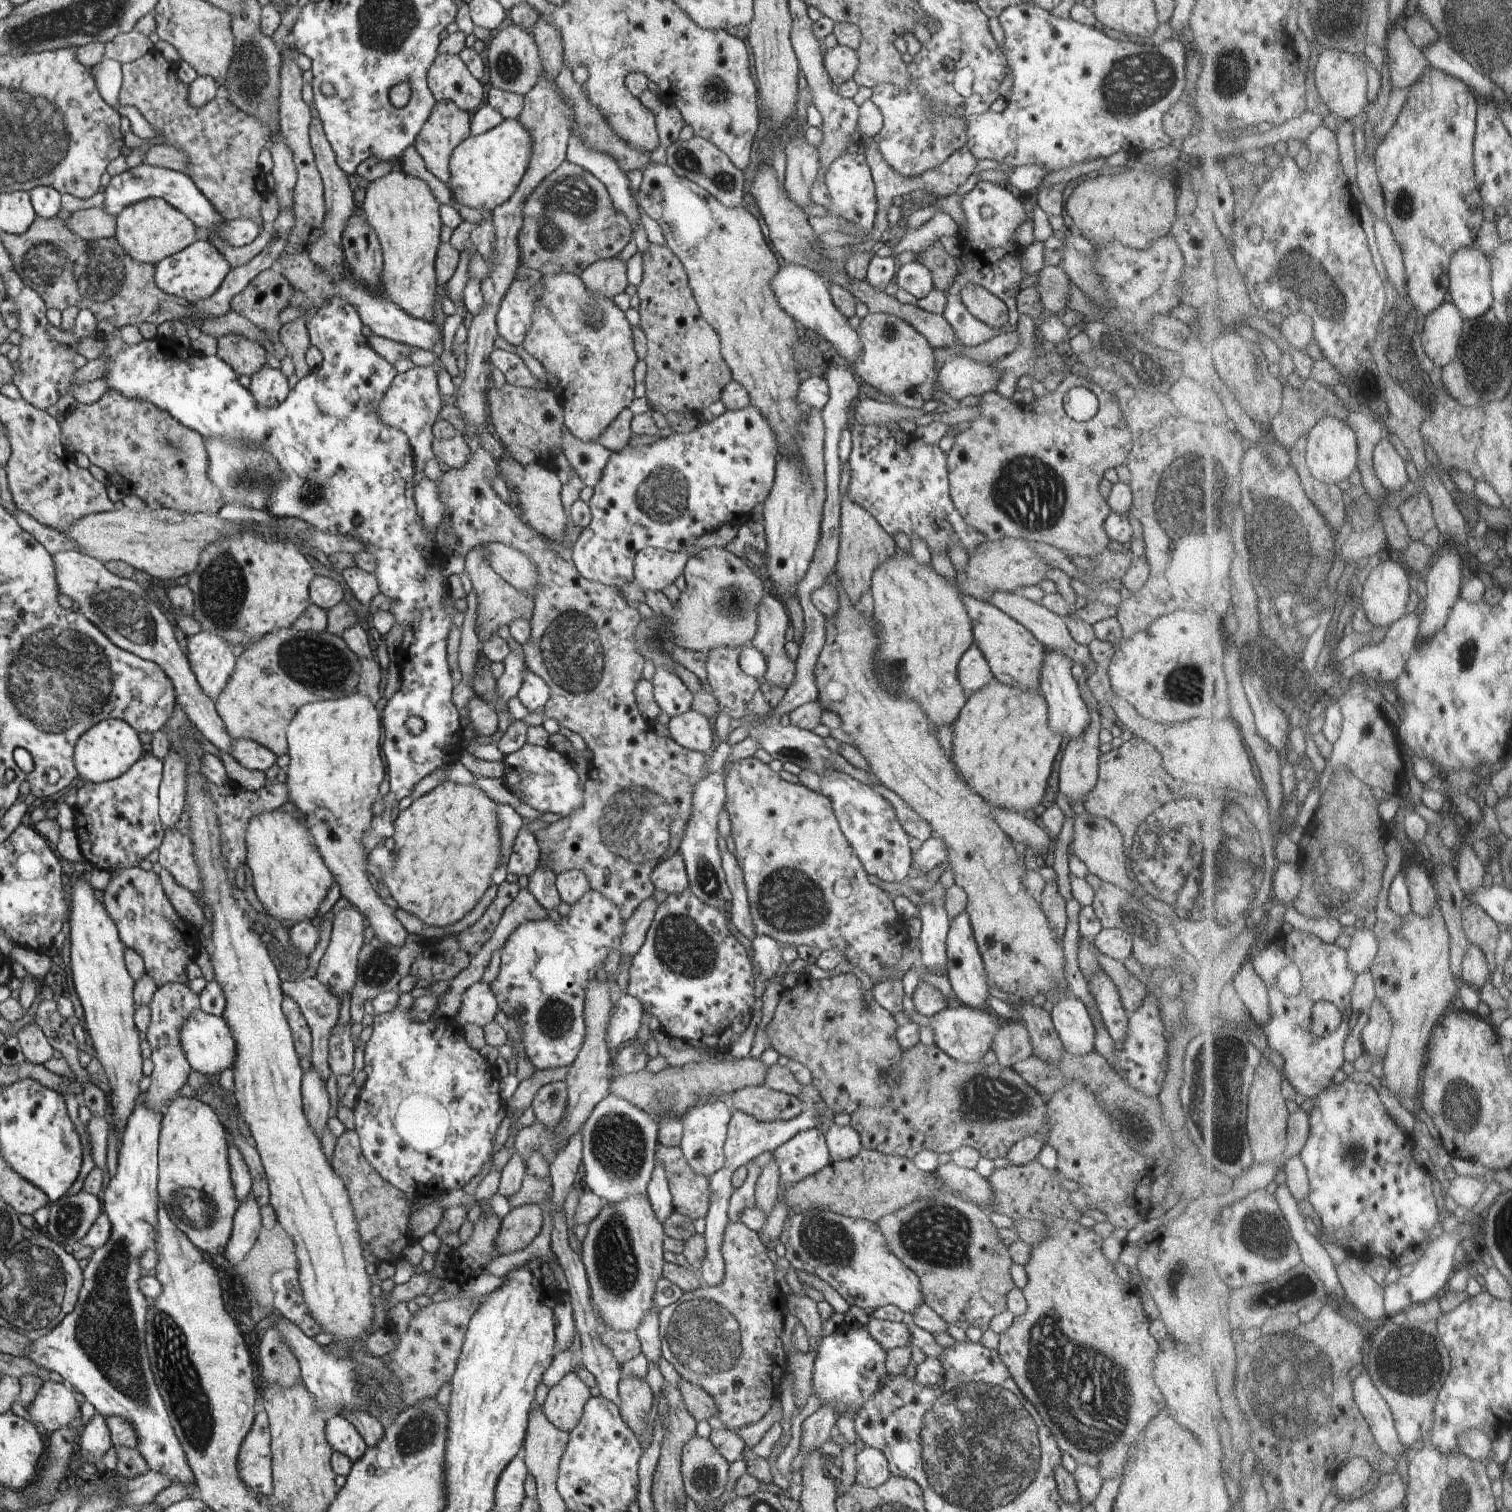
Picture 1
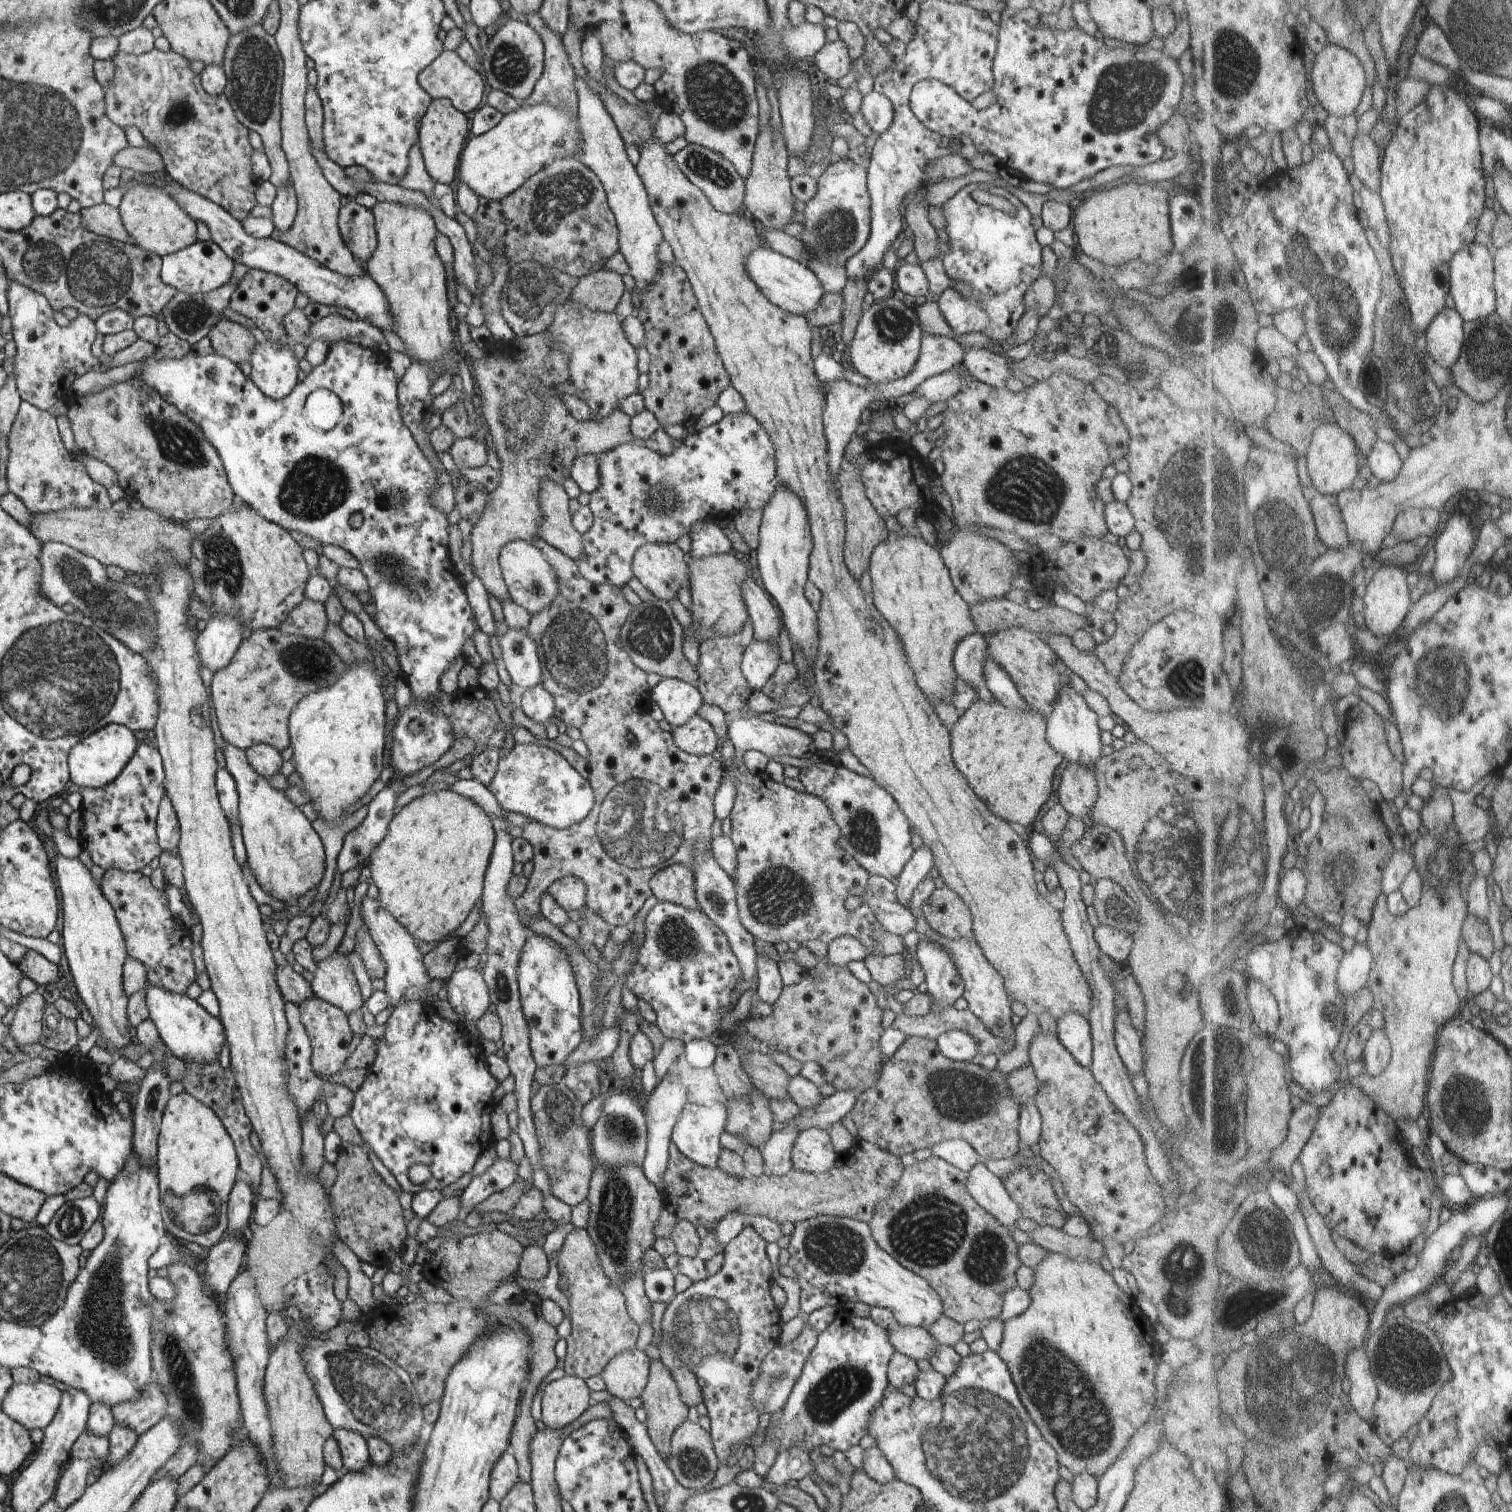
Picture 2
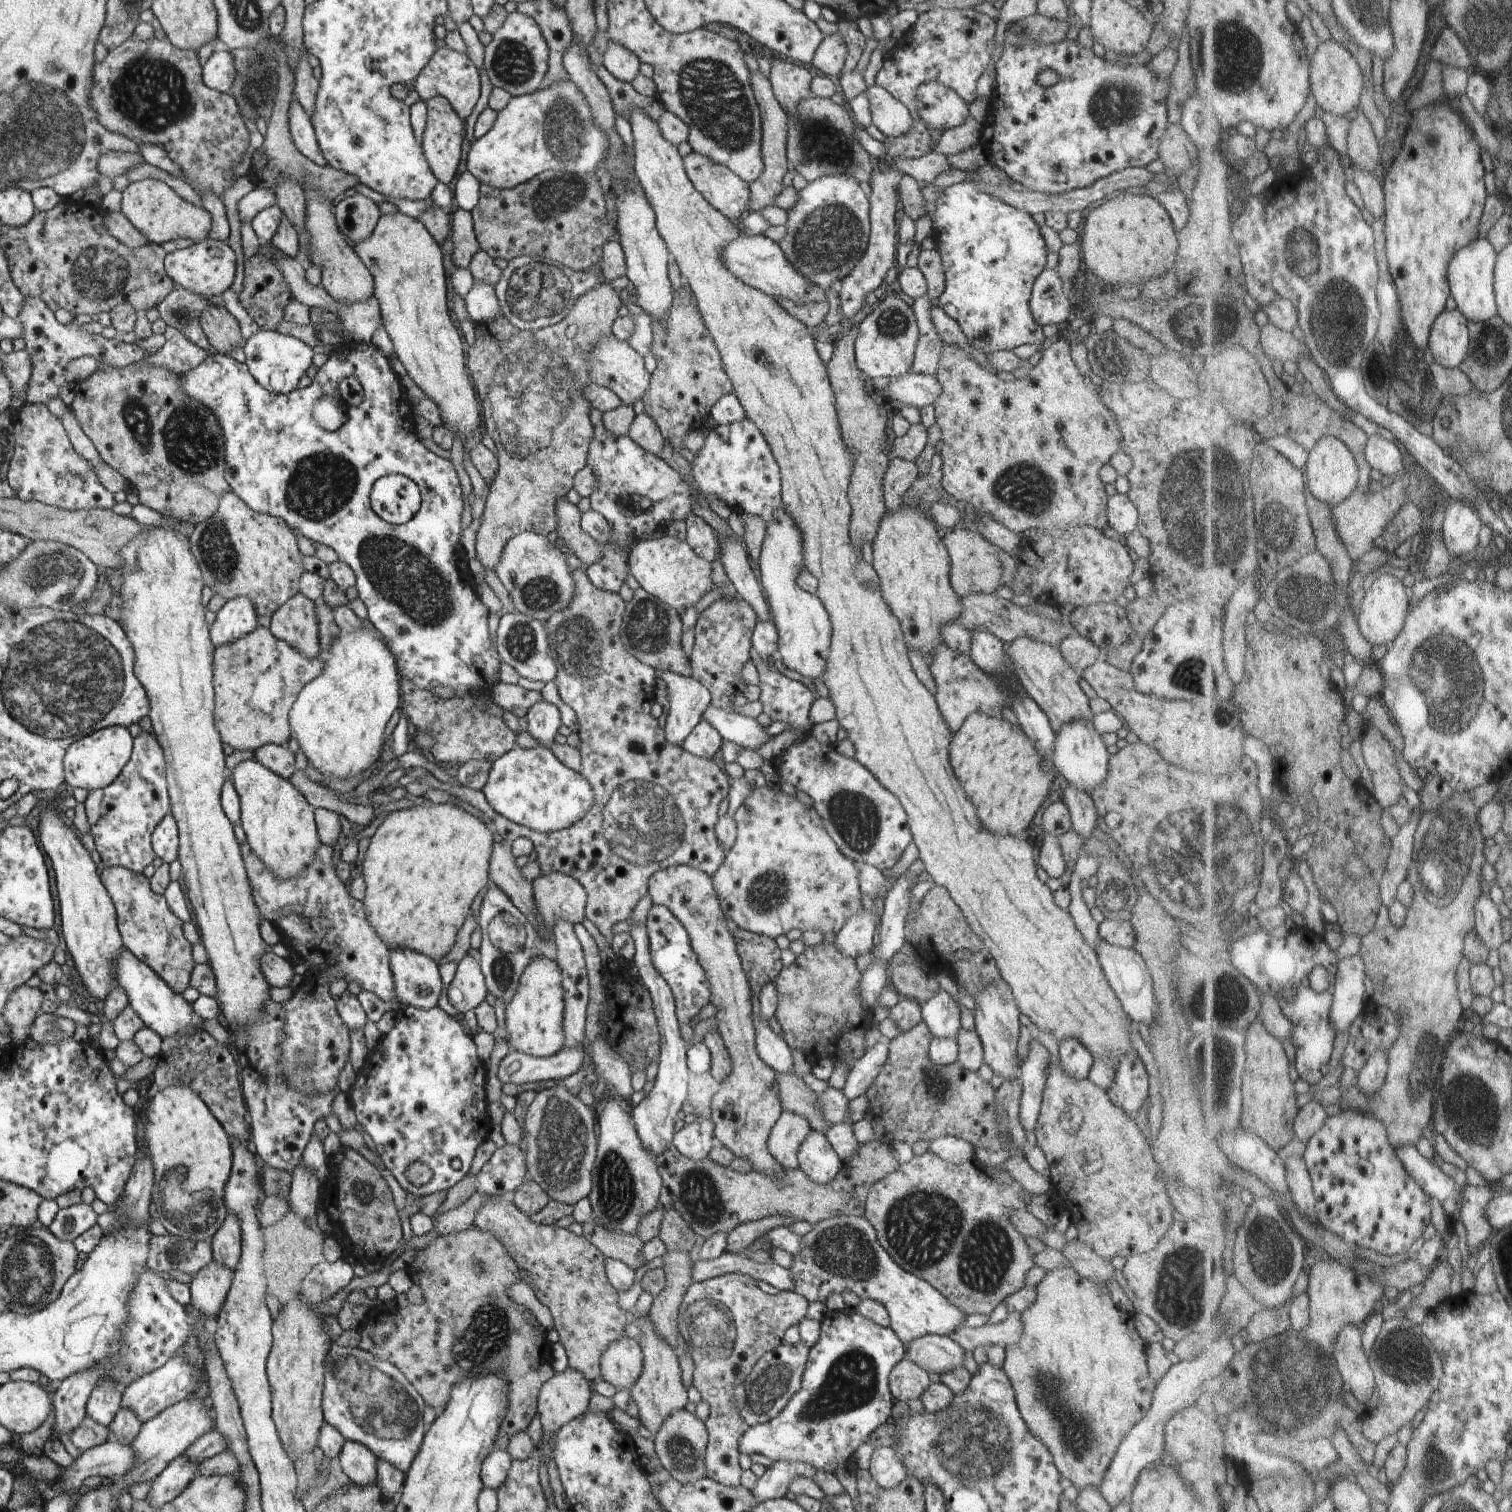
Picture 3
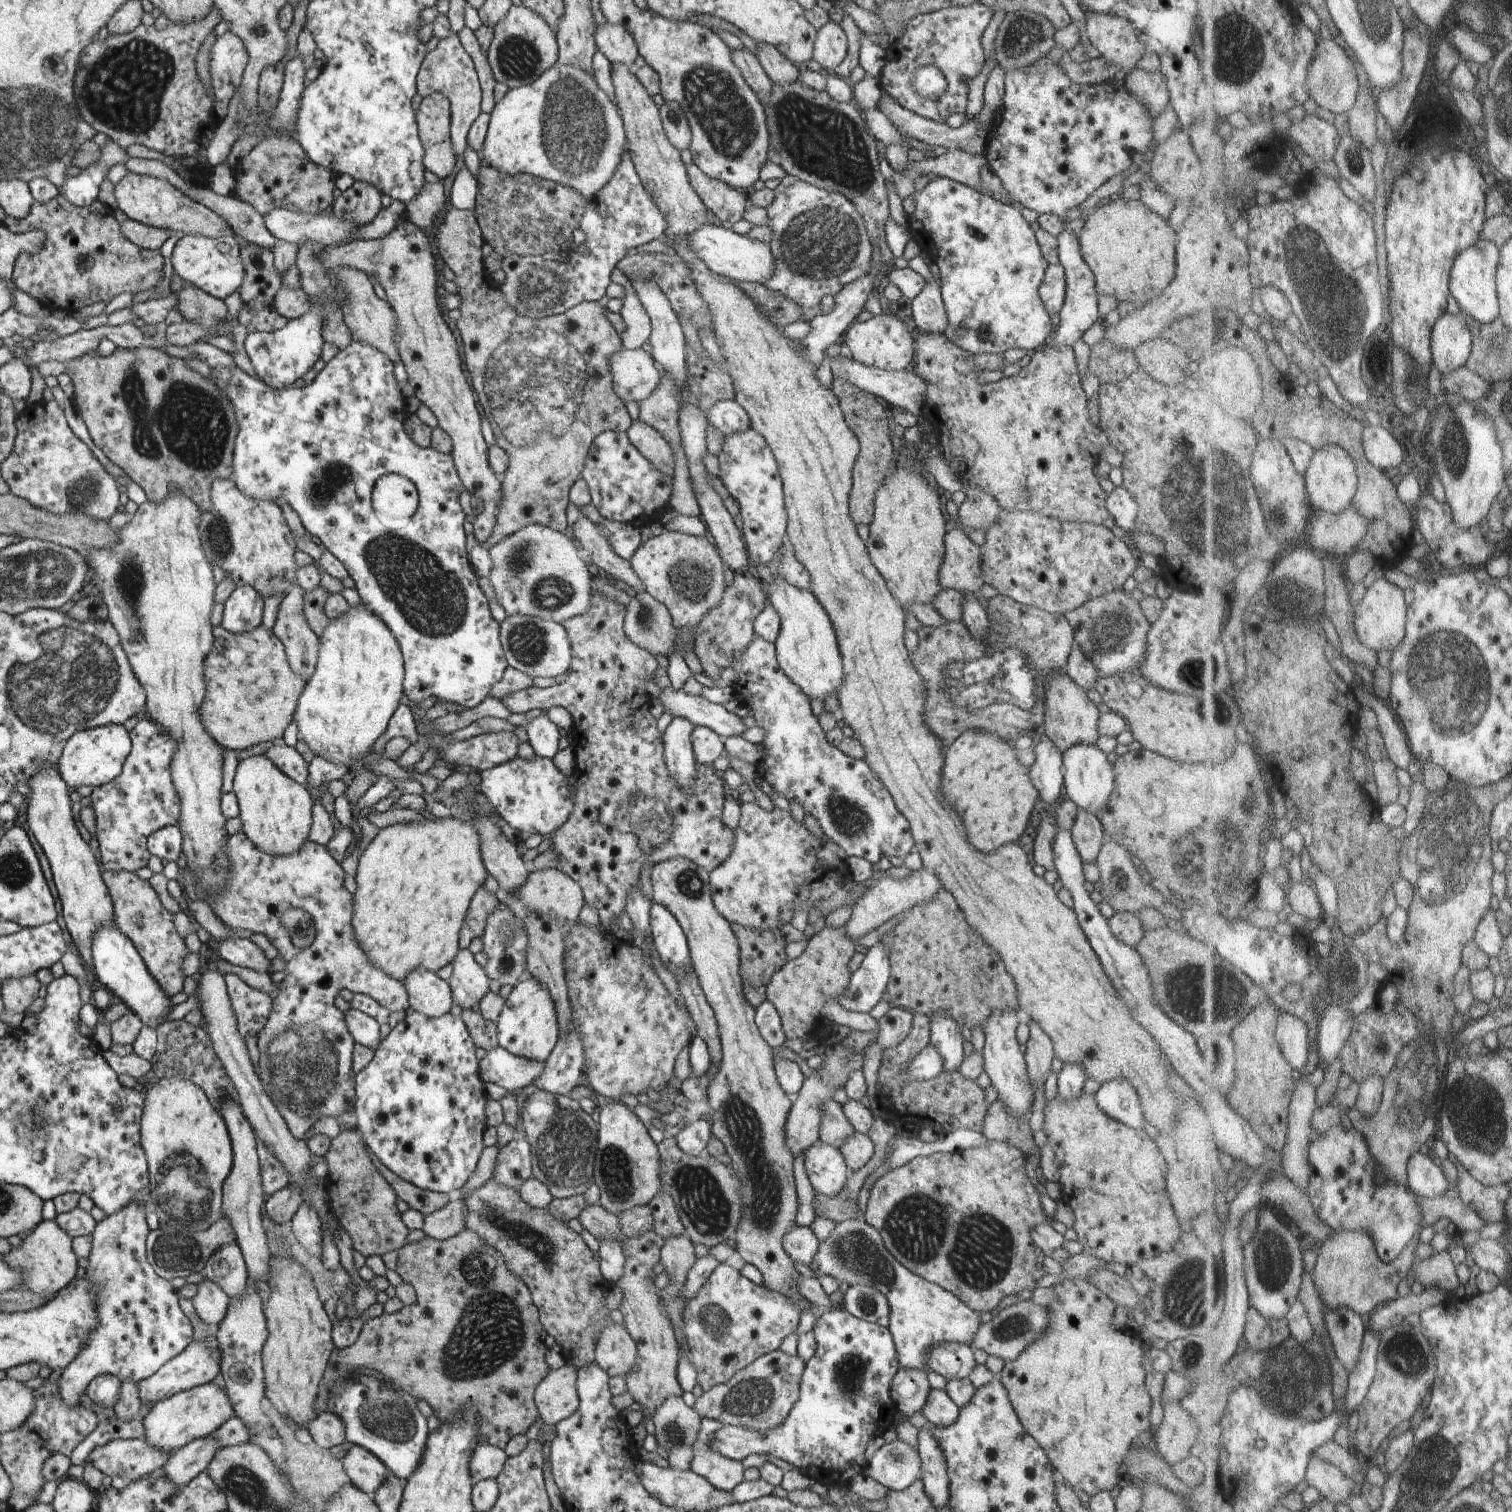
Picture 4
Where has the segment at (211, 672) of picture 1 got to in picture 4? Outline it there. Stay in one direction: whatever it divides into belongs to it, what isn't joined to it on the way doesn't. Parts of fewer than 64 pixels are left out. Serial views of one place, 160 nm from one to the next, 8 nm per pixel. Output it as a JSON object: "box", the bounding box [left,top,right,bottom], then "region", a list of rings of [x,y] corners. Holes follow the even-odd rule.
{"box":[220,586,264,632],"region":[[[251,586],[236,587],[223,605],[220,625],[228,632],[250,632],[263,622],[264,599]]]}

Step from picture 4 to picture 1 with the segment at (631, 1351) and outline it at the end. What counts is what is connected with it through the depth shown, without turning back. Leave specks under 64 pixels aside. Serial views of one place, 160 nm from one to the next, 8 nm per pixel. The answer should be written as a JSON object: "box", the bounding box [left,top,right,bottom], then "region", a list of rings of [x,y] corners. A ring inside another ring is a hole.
{"box":[618,1377,652,1438],"region":[[[624,1377],[618,1385],[619,1402],[618,1407],[622,1418],[632,1429],[632,1432],[640,1438],[648,1422],[646,1416],[652,1408],[652,1391],[646,1381],[636,1377]]]}

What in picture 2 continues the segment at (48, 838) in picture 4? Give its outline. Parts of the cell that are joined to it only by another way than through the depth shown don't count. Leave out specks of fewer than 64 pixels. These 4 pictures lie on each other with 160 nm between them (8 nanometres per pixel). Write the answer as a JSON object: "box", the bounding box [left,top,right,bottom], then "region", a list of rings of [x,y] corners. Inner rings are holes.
{"box":[55,853,132,1058],"region":[[[60,853],[55,857],[58,886],[62,891],[62,946],[64,956],[82,1002],[94,1018],[95,1027],[107,1043],[107,1052],[120,1058],[115,1051],[130,1046],[132,1036],[128,1034],[129,996],[124,985],[124,964],[128,958],[124,933],[116,910],[105,896],[102,896],[94,877],[88,874],[78,857],[65,858]]]}

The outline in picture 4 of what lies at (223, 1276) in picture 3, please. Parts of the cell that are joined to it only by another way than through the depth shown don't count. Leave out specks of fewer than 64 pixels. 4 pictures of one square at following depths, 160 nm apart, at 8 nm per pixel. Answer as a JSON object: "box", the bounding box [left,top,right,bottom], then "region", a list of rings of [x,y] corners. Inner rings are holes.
{"box":[191,1278,229,1327],"region":[[[208,1278],[197,1285],[197,1293],[191,1298],[198,1316],[209,1326],[215,1327],[227,1313],[229,1296]]]}

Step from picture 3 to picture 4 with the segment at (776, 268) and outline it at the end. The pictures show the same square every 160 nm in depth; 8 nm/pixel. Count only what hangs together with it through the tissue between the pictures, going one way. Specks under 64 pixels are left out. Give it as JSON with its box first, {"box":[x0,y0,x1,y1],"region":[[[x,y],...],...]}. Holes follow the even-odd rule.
{"box":[689,223,775,284],"region":[[[716,223],[704,225],[689,236],[689,245],[716,274],[738,283],[765,284],[775,273],[775,258],[769,243],[738,234],[732,226]]]}

